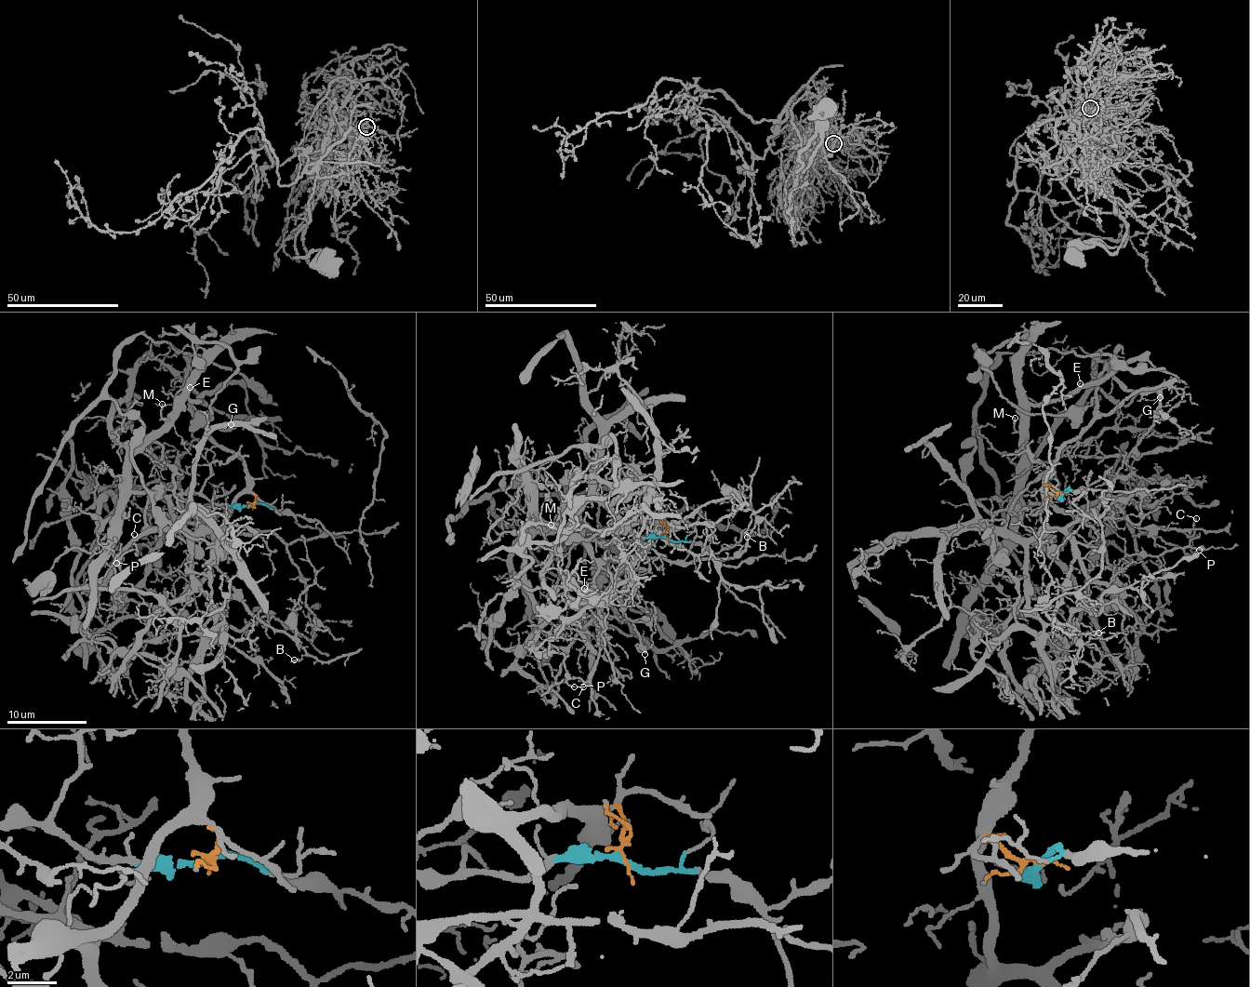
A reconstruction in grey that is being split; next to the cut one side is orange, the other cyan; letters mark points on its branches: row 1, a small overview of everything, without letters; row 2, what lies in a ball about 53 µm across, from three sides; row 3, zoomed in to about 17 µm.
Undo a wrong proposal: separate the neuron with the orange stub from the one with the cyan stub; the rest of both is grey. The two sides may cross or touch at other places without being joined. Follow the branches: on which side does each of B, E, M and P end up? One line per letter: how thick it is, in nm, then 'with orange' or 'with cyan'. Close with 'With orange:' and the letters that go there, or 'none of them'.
B: 150 nm | with orange
E: 140 nm | with cyan
M: 160 nm | with cyan
P: 120 nm | with cyan
With orange: B

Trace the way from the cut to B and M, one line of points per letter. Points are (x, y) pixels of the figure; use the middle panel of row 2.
B: (667, 540), (661, 523), (632, 528), (633, 536), (650, 541), (704, 505), (735, 498), (752, 513), (747, 537)
M: (667, 538), (596, 542), (572, 539), (562, 528), (538, 520), (533, 523), (551, 525)

